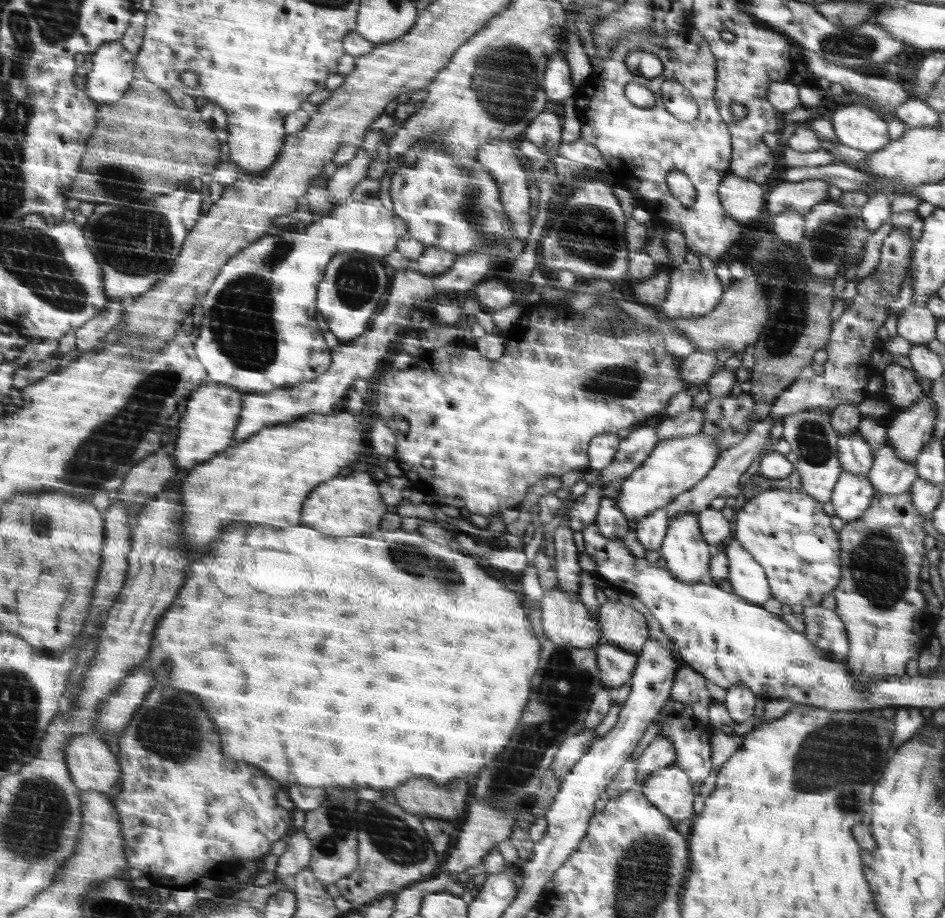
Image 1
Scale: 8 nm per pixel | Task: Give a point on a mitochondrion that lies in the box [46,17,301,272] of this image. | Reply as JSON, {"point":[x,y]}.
{"point":[120,188]}

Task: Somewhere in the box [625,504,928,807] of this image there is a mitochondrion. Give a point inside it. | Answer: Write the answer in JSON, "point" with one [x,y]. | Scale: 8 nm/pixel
{"point":[879,568]}

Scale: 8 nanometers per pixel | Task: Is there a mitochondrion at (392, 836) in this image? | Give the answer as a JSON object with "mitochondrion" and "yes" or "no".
{"mitochondrion":"yes"}

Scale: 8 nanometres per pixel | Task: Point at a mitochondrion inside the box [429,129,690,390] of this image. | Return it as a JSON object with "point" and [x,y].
{"point":[589,232]}

